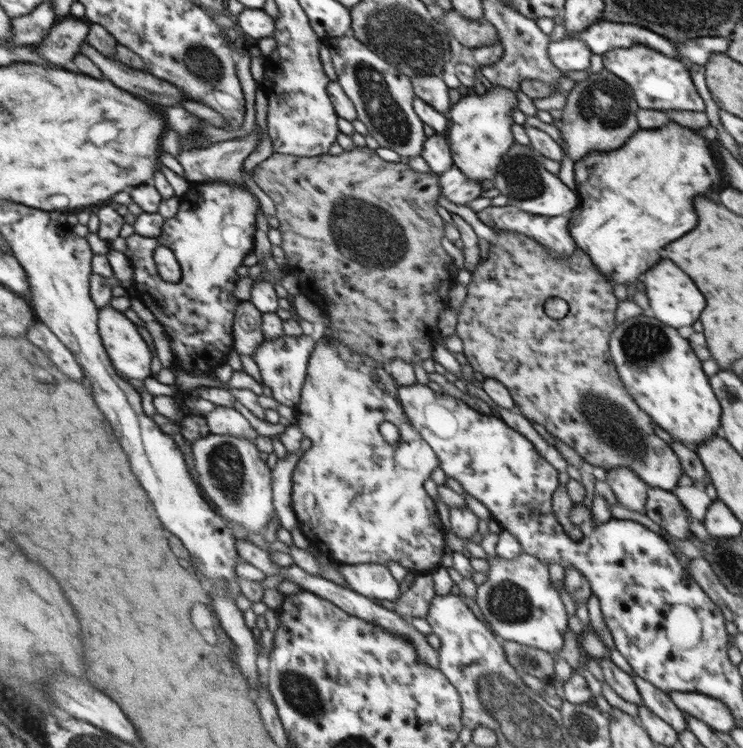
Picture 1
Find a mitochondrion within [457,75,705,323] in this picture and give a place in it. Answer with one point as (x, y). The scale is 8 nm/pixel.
(606, 104)

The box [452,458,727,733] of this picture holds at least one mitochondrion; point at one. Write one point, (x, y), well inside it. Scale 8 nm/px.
(507, 602)

